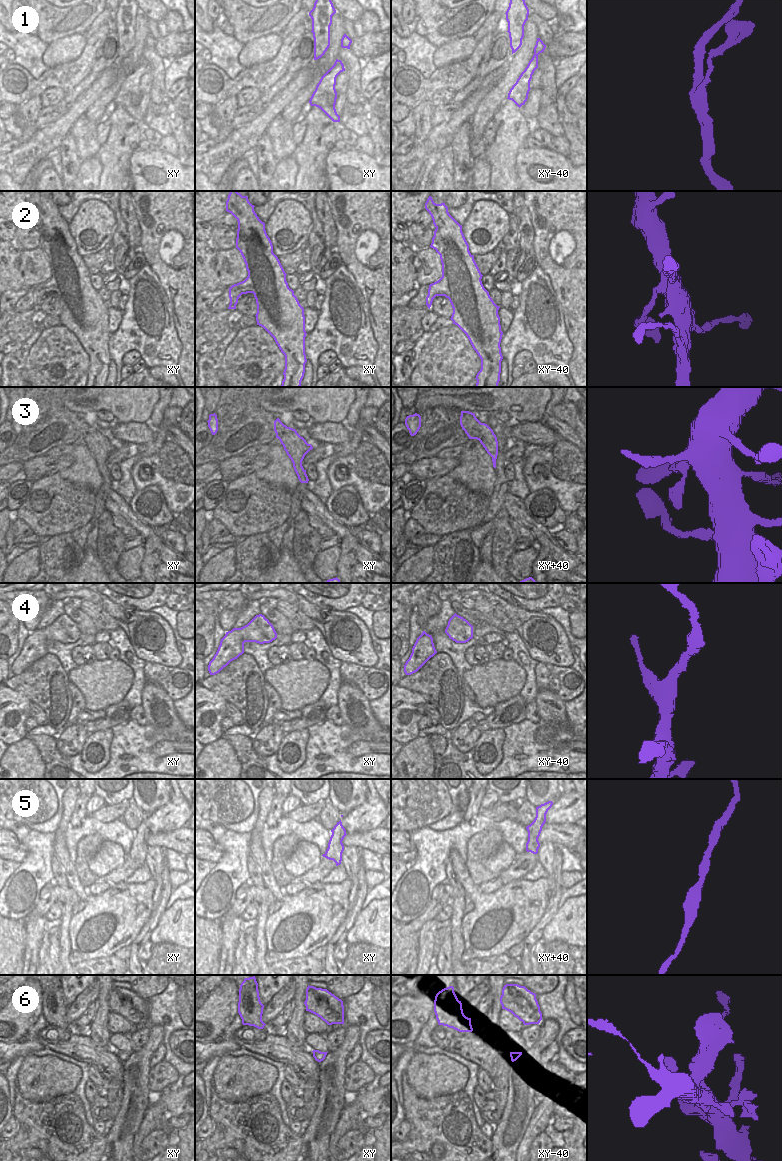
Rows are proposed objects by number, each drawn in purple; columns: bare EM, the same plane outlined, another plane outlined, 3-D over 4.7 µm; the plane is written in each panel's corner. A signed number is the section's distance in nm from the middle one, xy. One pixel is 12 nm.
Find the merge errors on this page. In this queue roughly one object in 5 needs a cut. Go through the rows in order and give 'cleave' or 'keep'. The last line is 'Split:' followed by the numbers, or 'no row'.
1: keep
2: keep
3: keep
4: keep
5: keep
6: cleave
Split: 6

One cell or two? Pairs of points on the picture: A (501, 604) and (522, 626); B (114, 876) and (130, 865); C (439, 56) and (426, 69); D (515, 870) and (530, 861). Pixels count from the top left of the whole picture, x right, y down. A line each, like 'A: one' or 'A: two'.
A: one
B: one
C: two
D: one

